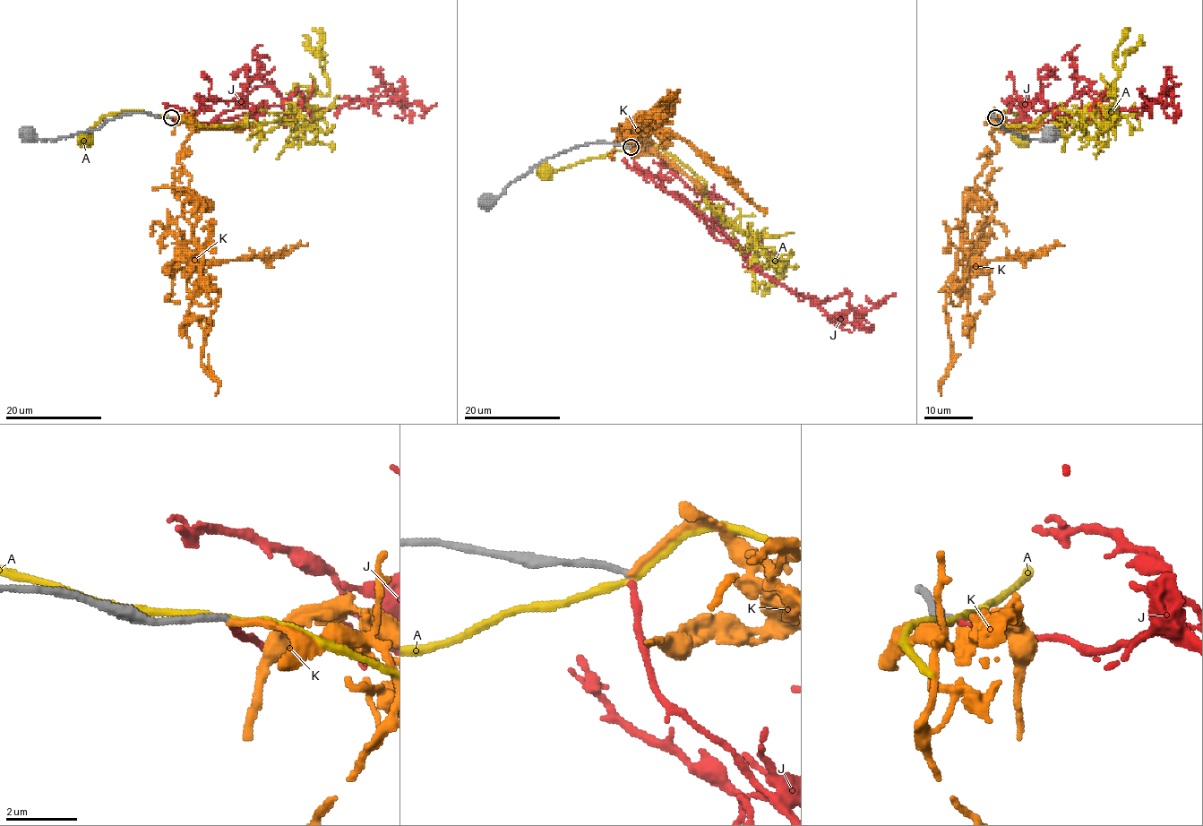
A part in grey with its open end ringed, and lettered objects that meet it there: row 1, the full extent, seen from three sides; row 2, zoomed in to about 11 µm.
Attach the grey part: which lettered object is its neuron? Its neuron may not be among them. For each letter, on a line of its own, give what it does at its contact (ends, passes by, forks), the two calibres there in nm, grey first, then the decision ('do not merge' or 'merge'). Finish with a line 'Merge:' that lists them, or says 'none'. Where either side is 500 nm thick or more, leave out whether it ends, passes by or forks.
A: it passes by; calibres 190 and 190 nm; do not merge
J: it ends; calibres 190 and 190 nm; merge
K: it ends; calibres 190 and 180 nm; do not merge
Merge: J

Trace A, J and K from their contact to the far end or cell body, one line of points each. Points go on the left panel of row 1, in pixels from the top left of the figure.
A: (170, 116), (307, 123), (295, 86), (330, 92), (312, 30)
J: (171, 116), (212, 122), (279, 105), (287, 112), (333, 108), (381, 95), (426, 108), (436, 103)
K: (171, 116), (193, 125), (176, 161), (204, 205), (192, 236), (215, 307), (201, 360), (219, 384), (215, 395)

